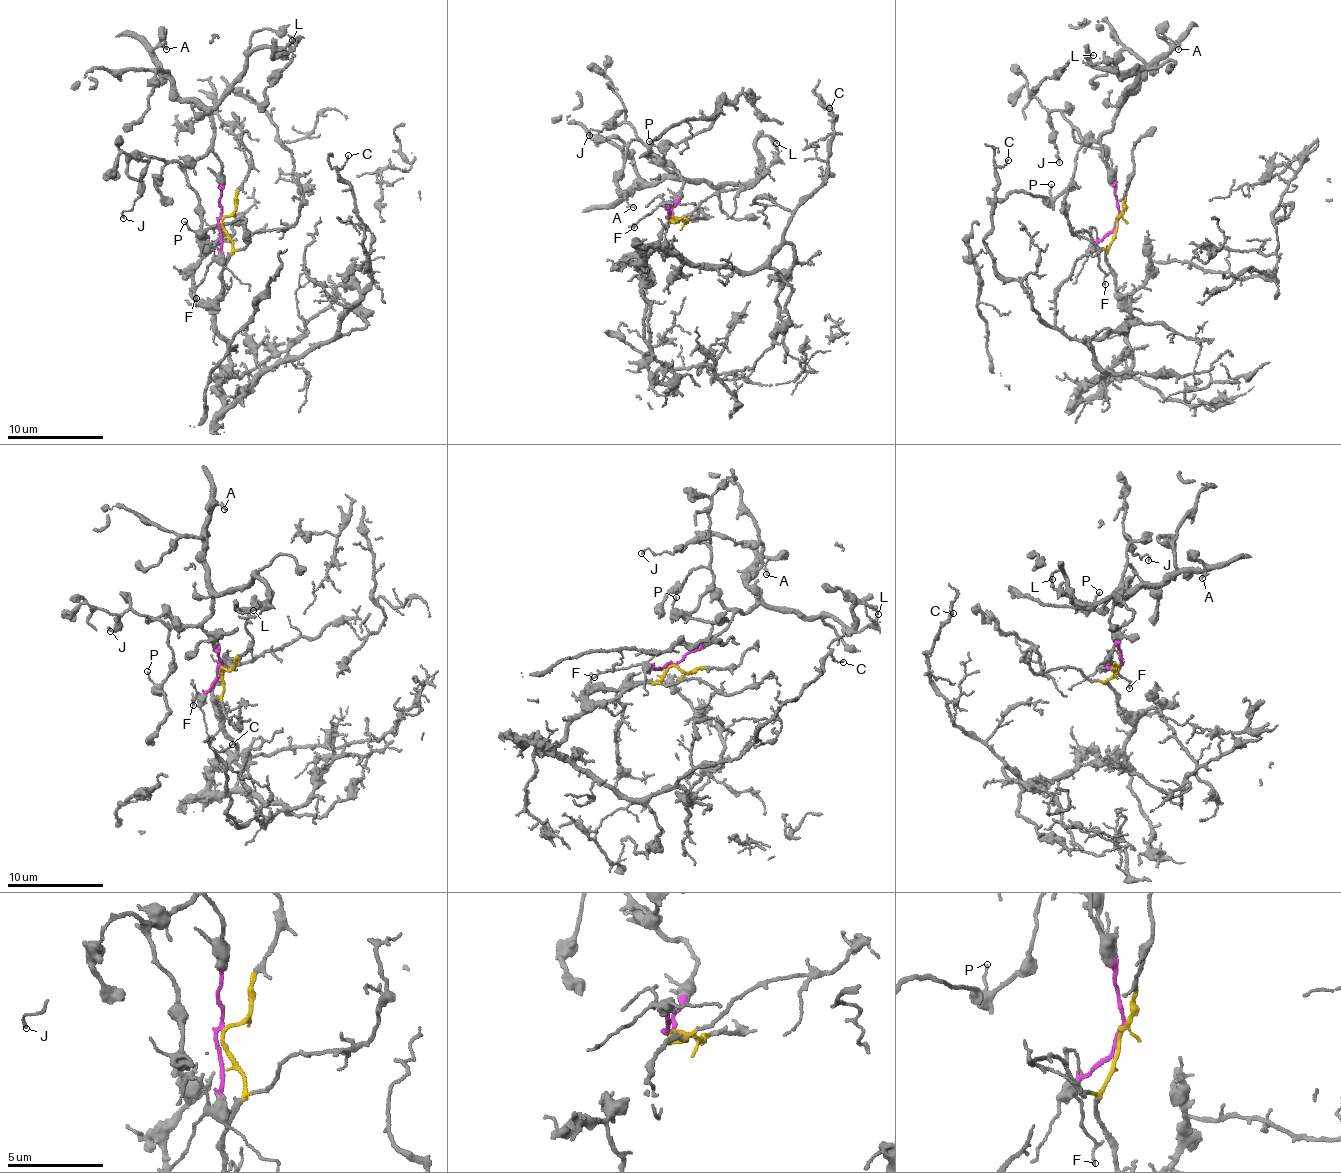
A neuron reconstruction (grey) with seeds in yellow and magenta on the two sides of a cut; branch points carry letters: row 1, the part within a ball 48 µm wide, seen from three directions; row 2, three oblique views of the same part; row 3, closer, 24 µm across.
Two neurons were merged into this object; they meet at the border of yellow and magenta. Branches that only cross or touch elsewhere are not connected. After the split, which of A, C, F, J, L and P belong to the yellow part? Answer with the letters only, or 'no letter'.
C

